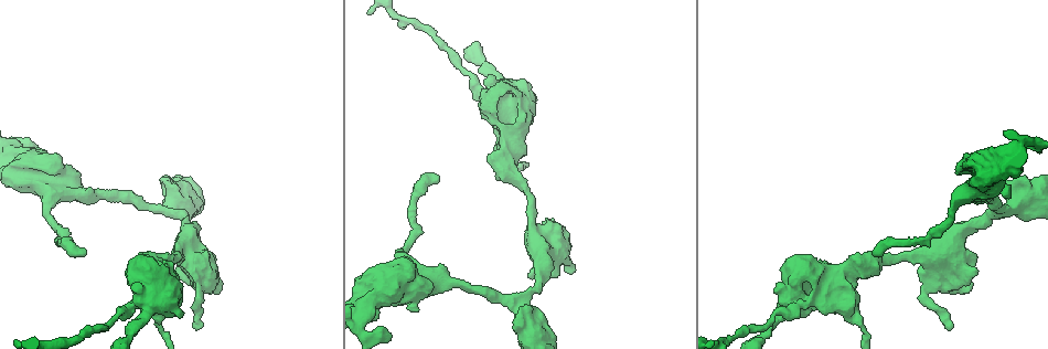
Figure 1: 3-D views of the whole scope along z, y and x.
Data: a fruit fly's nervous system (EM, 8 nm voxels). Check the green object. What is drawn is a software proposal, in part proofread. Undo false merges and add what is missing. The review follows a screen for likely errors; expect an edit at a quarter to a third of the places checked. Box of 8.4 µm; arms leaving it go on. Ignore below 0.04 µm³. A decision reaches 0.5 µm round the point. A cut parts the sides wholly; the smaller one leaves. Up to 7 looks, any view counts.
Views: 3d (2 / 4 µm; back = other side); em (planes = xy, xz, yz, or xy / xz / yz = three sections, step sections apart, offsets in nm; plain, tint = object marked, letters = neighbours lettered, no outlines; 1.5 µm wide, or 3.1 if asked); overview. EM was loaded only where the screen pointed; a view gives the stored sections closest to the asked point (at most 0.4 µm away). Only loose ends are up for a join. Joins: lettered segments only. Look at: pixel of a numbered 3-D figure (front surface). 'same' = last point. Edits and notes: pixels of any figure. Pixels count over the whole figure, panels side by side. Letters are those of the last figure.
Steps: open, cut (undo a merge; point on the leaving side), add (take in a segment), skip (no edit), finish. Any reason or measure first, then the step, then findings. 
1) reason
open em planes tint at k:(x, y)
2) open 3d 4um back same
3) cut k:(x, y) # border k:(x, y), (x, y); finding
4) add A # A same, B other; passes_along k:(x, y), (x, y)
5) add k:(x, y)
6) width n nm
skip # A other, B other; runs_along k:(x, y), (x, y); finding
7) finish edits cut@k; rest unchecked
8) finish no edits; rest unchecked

open 3d 4um back at 1:(950, 330)

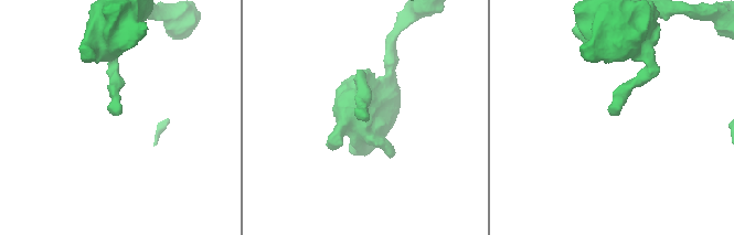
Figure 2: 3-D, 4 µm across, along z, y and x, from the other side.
open em planes letters at 2:(364, 115)

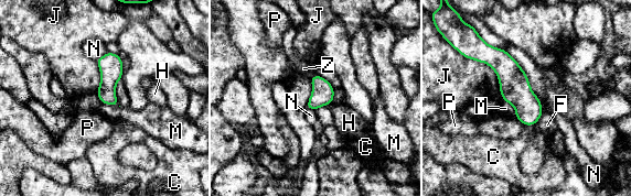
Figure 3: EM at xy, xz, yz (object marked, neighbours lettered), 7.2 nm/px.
skip # C other, F other, H other, J other, M other, N other, P other, Z other; border 3:(504, 48), (537, 96); none of them fits

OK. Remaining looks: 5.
branch point
open 3d 2um back at 1:(508, 301)

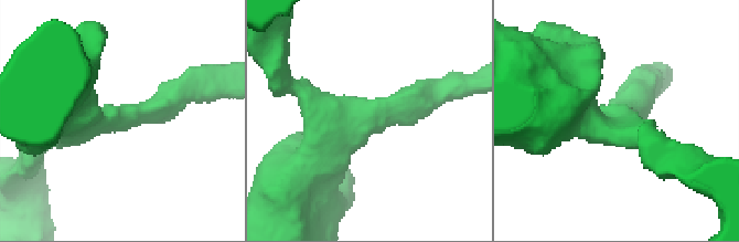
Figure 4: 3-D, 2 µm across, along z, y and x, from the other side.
arms 3; arm_widths 200, 220, 500 nm; now the EM
open em xy step 8 tint at 4:(119, 118)

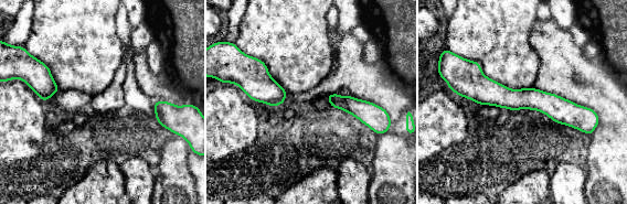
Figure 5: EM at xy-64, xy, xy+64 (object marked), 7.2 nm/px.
open em xy step 8 letters same

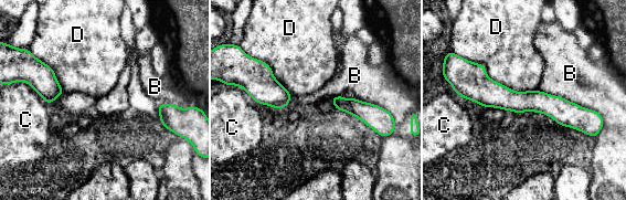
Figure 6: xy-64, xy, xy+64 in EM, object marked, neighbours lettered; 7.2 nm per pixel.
skip # B other, C other, D other; border 6:(467, 60), (515, 91), (536, 90); all the same neuron

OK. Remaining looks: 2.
open em xz step 8 letters at 1:(907, 256)

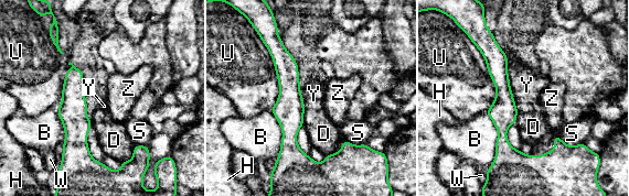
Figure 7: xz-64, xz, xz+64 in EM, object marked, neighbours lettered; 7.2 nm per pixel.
longest_contact U 600 nm
skip # B other, D other, H other, S other, U other, W other, Y other, Z other; runs_along 7:(487, 33), (511, 162); continuous, no second neuron

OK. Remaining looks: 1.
finish no edits; rest unchecked

